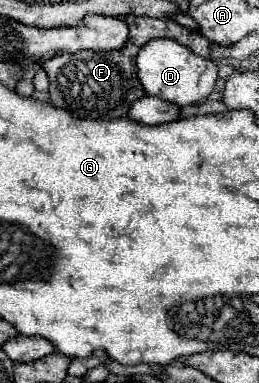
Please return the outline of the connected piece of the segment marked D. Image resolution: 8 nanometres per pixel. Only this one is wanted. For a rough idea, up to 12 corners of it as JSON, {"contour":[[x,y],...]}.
{"contour":[[172,39],[136,57],[148,95],[180,107],[214,91],[218,67]]}

